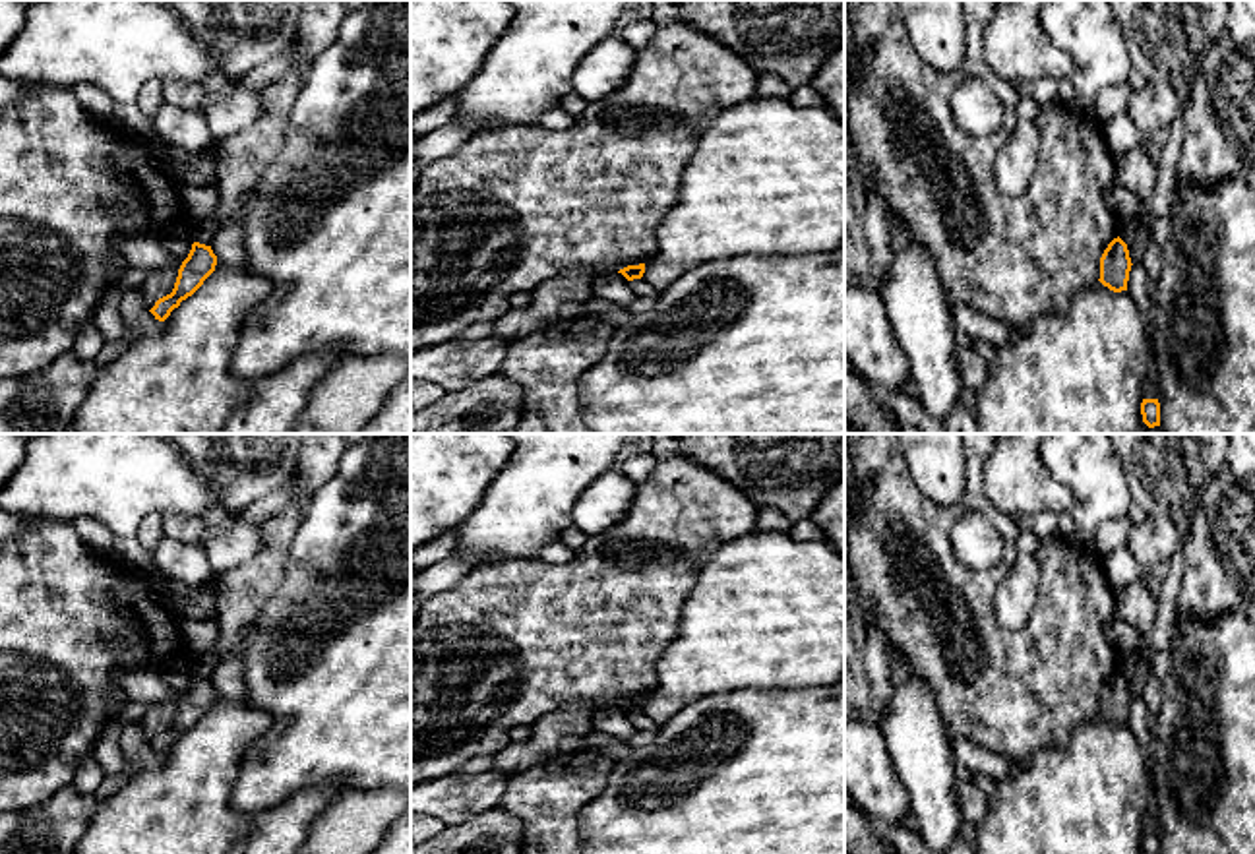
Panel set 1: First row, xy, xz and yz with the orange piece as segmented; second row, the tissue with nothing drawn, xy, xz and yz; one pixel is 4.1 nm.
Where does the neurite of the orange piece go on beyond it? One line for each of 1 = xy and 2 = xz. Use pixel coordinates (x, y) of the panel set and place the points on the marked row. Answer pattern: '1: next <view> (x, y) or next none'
1: next none
2: next none

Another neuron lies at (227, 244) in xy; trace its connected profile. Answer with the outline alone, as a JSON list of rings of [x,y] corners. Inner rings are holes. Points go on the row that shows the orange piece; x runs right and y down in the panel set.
[[[250,188],[238,201],[234,215],[225,221],[211,242],[211,250],[217,256],[215,271],[244,263],[244,215],[248,203],[256,198],[256,190]]]

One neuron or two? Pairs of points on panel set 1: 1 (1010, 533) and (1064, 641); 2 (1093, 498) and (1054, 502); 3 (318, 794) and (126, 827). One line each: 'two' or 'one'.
1: one
2: two
3: one

